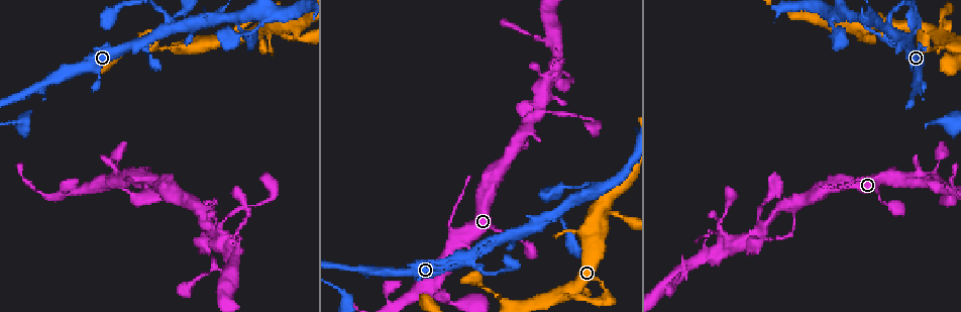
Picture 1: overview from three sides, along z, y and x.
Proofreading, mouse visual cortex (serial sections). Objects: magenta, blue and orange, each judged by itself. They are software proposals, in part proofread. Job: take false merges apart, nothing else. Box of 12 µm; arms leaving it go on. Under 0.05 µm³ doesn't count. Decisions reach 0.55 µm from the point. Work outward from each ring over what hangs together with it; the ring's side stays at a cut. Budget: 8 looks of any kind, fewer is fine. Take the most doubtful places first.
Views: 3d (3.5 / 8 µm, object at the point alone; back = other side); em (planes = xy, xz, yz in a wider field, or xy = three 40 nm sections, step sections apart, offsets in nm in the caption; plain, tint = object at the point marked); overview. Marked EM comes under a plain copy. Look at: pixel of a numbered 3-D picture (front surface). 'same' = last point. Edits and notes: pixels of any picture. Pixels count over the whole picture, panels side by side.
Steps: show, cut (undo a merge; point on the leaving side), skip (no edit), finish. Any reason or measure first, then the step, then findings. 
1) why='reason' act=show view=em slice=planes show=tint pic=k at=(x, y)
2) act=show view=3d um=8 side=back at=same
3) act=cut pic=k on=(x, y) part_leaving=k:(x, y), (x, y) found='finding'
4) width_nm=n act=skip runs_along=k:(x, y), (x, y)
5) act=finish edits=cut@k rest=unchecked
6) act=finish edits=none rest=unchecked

why='thin neck' act=show view=3d um=3.5 pic=1 at=(208, 273)

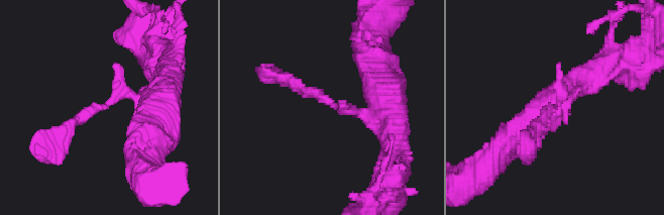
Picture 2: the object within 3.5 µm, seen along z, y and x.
act=show view=em slice=xy step=2 show=tint pic=2 at=(555, 105)

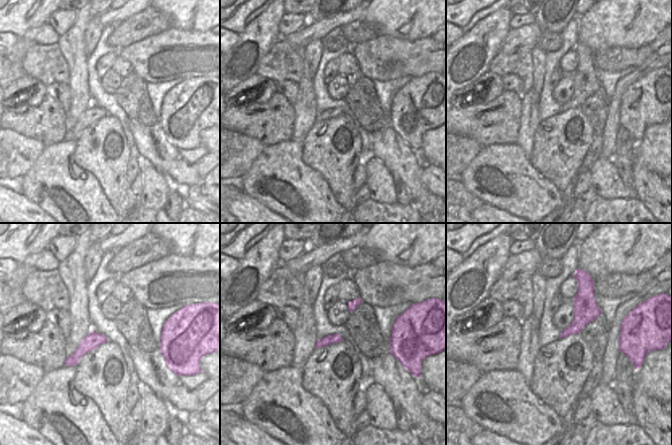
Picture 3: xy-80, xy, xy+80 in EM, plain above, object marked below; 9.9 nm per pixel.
act=skip runs_along=2:(167, 89), (117, 95), (56, 141) found='continuous, no second cell'

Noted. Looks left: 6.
why='narrows sharply' act=show view=em slice=xy step=2 show=tint pic=1 at=(945, 186)

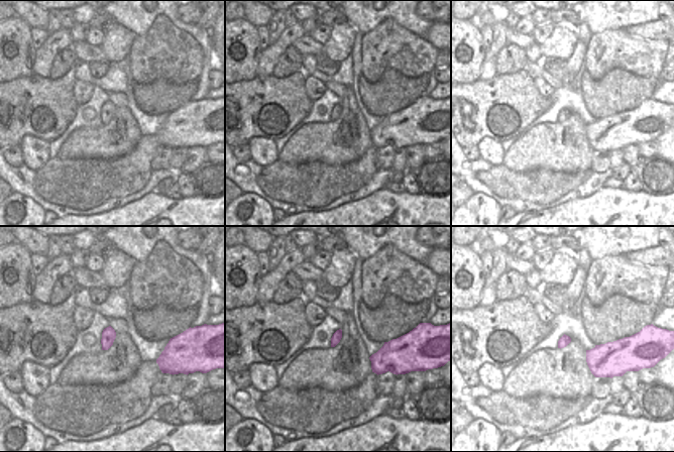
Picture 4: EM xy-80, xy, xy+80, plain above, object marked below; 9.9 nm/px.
act=show view=3d um=3.5 at=same

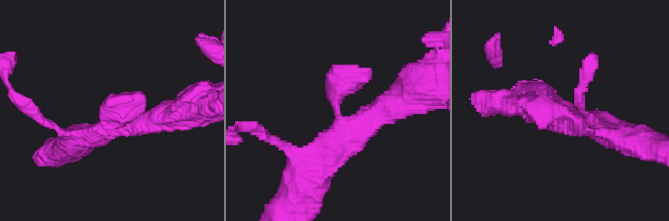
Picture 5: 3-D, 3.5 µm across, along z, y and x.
act=skip runs_along=5:(560, 117), (522, 95) found='one cell here'

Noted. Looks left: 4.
why='three arms meet' act=show view=3d um=8 pic=1 at=(903, 42)

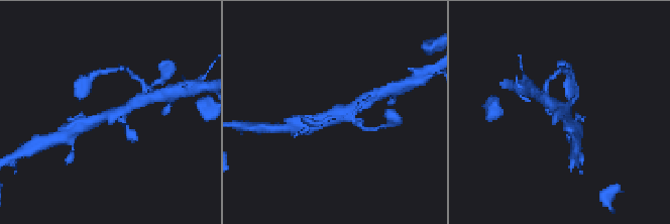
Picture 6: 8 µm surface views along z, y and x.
why='zoom in' act=show view=3d um=3.5 pic=6 at=(341, 114)

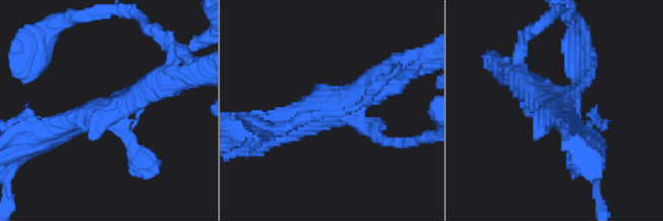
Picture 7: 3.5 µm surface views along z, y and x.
act=skip runs_along=7:(49, 131), (133, 100), (161, 82) found='one cell here'

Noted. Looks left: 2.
act=finish edits=none rest=unchecked

